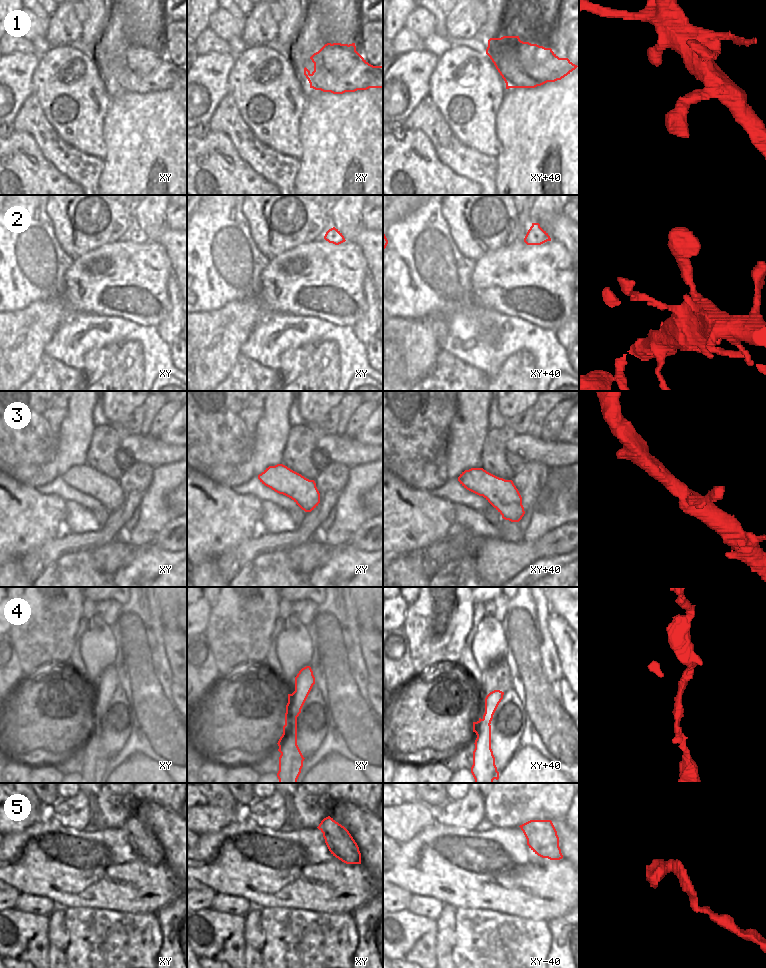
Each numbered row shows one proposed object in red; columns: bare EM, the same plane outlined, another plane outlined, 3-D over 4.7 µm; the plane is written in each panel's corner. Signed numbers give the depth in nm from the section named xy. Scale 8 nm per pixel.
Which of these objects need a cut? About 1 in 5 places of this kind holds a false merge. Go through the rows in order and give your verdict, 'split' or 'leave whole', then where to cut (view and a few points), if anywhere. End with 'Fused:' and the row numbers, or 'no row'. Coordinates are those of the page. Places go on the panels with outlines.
1: leave whole; cut none
2: leave whole; cut none
3: leave whole; cut none
4: leave whole; cut none
5: leave whole; cut none
Fused: no row

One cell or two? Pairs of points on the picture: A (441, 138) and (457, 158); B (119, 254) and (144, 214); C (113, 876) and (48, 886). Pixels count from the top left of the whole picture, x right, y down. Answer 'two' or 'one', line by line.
A: one
B: two
C: one

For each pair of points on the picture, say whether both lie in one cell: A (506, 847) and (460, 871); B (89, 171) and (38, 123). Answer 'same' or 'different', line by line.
A: same
B: same

